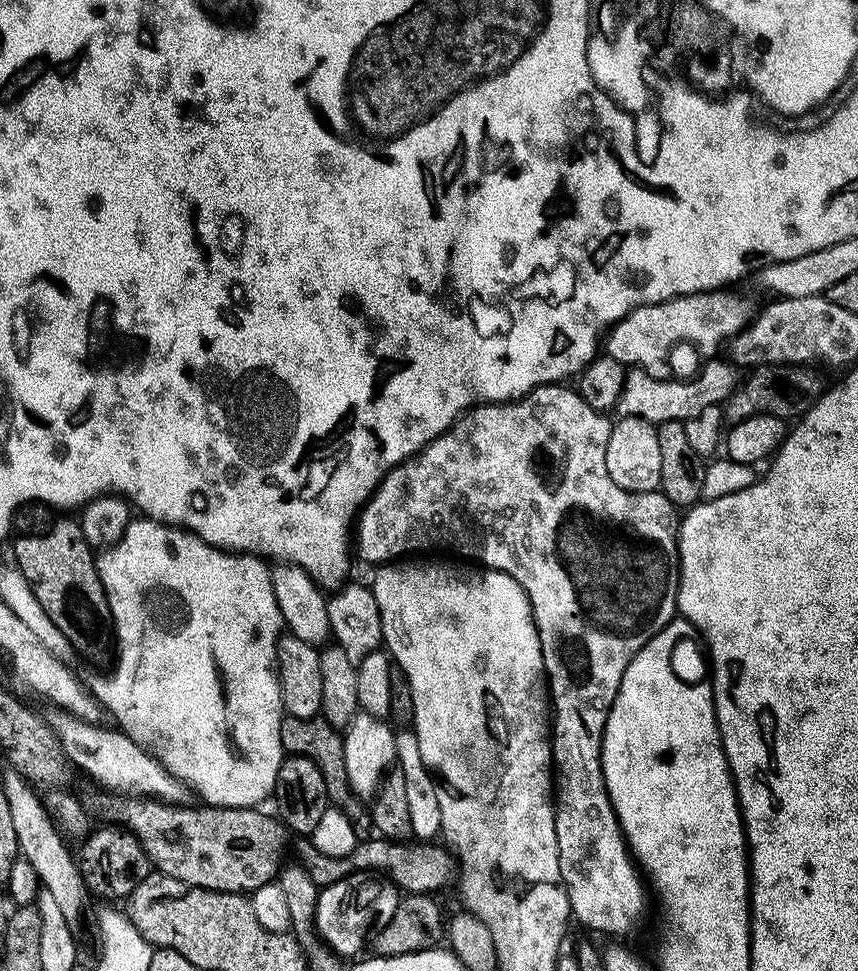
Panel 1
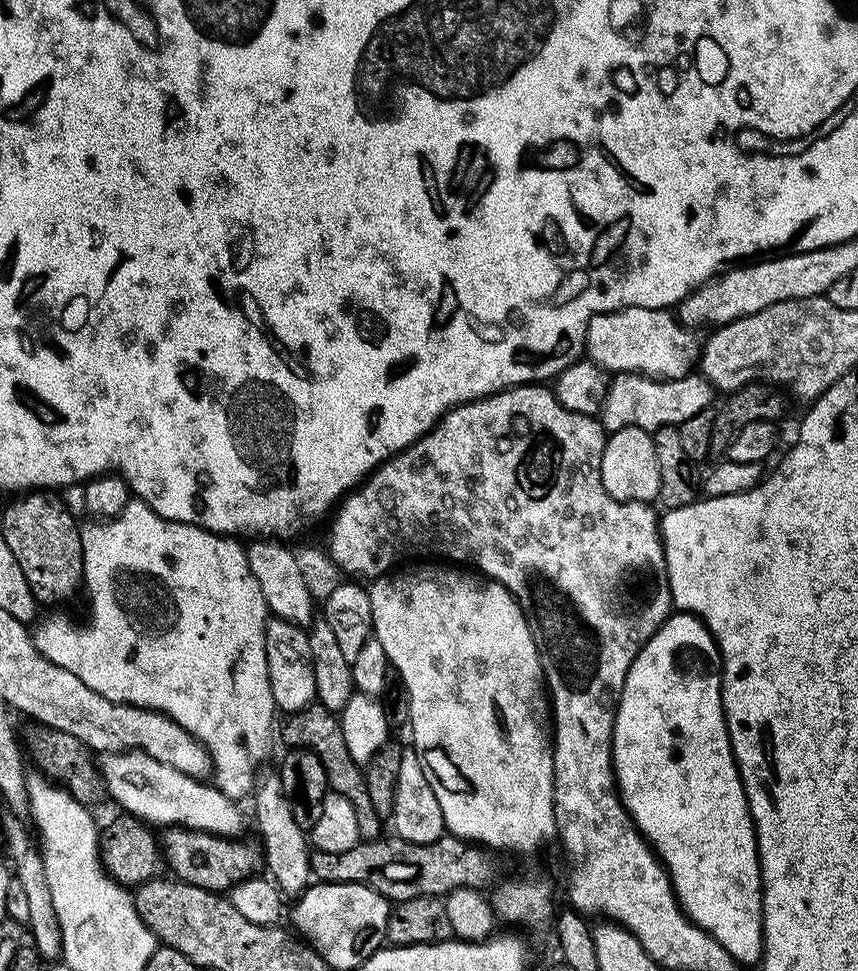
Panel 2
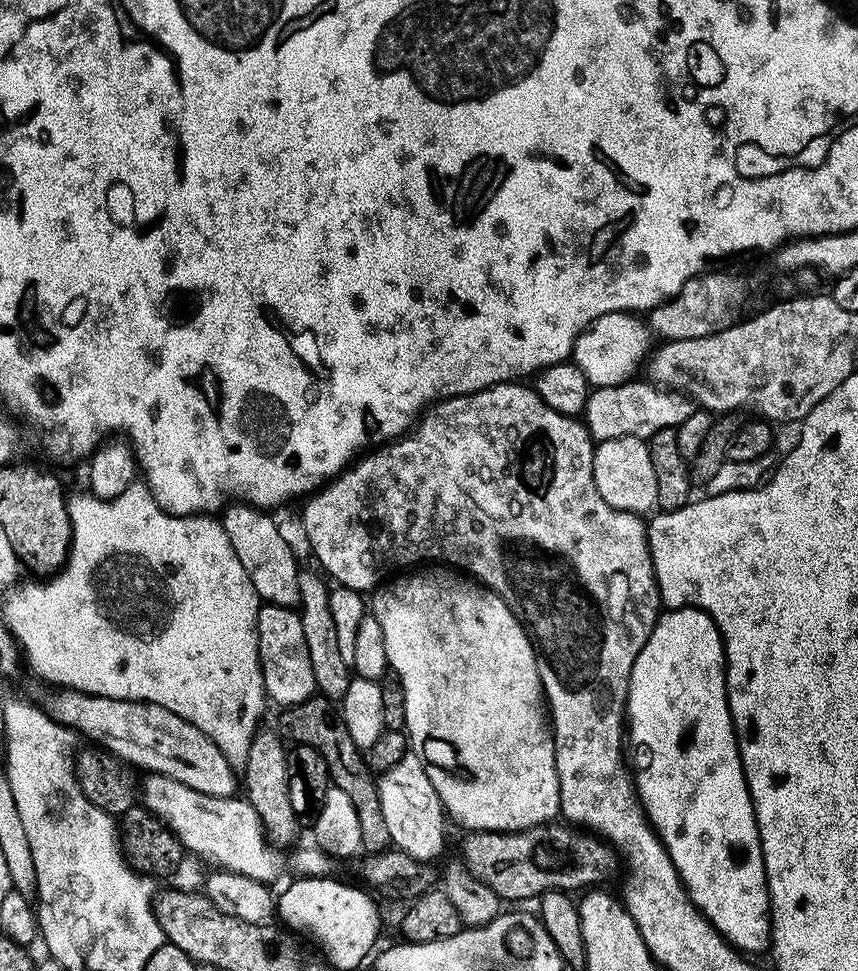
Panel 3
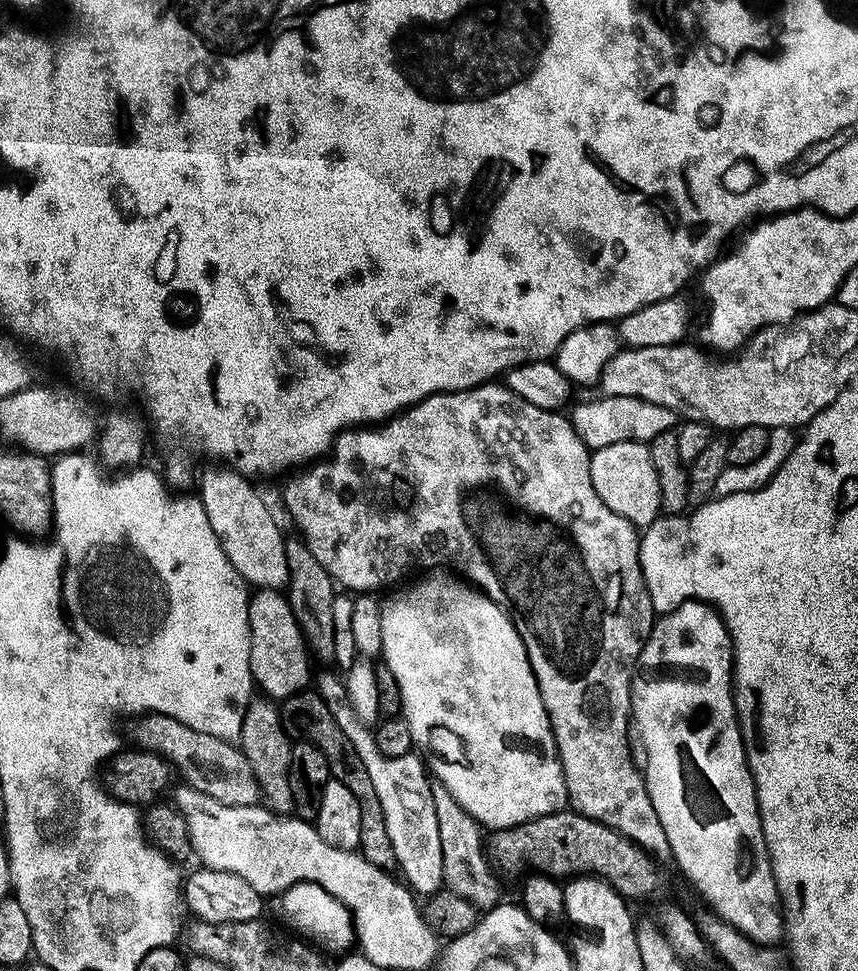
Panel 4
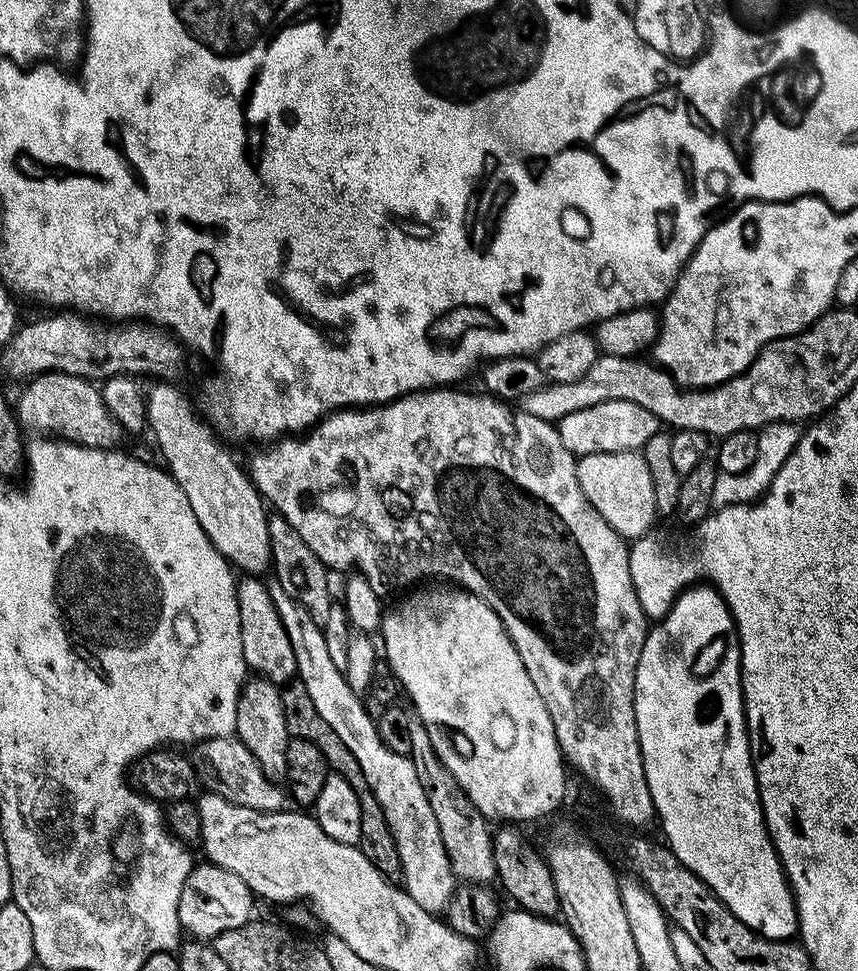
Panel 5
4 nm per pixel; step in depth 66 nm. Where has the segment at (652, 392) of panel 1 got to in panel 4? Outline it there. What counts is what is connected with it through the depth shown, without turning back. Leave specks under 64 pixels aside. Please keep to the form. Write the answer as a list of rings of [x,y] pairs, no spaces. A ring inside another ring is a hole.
[[[600,396],[588,400],[570,412],[572,426],[578,438],[588,447],[595,450],[602,446],[614,446],[614,442],[639,440],[647,442],[658,434],[673,431],[678,417],[666,406],[658,406],[638,396]]]

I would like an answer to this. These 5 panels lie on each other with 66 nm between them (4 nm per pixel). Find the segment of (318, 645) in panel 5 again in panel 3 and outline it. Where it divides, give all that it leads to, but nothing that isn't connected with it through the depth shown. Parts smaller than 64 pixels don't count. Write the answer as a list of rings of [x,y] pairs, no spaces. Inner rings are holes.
[[[407,752],[390,770],[379,777],[380,801],[382,814],[386,817],[386,826],[390,830],[392,844],[410,858],[421,862],[435,861],[435,856],[444,848],[444,820],[446,813],[444,803],[438,798],[438,790],[426,778],[426,770],[422,766],[419,755]]]

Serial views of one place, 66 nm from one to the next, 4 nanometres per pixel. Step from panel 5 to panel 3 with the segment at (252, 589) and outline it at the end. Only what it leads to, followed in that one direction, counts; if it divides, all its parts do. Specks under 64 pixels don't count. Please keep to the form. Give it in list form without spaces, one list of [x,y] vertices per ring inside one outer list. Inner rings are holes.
[[[261,603],[256,637],[264,695],[271,703],[273,700],[280,704],[281,709],[286,709],[317,695],[314,666],[310,666],[310,650],[306,650],[306,637],[302,631],[299,611],[295,607]]]

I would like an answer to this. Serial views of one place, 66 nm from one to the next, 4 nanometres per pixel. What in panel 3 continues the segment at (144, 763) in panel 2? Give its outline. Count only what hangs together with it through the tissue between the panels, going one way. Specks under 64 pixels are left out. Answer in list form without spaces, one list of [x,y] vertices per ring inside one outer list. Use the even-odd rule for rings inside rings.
[[[148,774],[143,777],[142,784],[142,804],[153,815],[176,835],[177,839],[184,844],[189,853],[201,856],[204,860],[213,860],[213,865],[229,872],[237,872],[243,876],[249,876],[255,880],[273,882],[280,876],[280,856],[275,847],[270,843],[264,834],[264,827],[254,810],[254,806],[248,803],[247,799],[237,798],[236,796],[211,796],[202,794],[198,790],[190,790],[190,786],[182,786],[169,776],[157,776]]]

